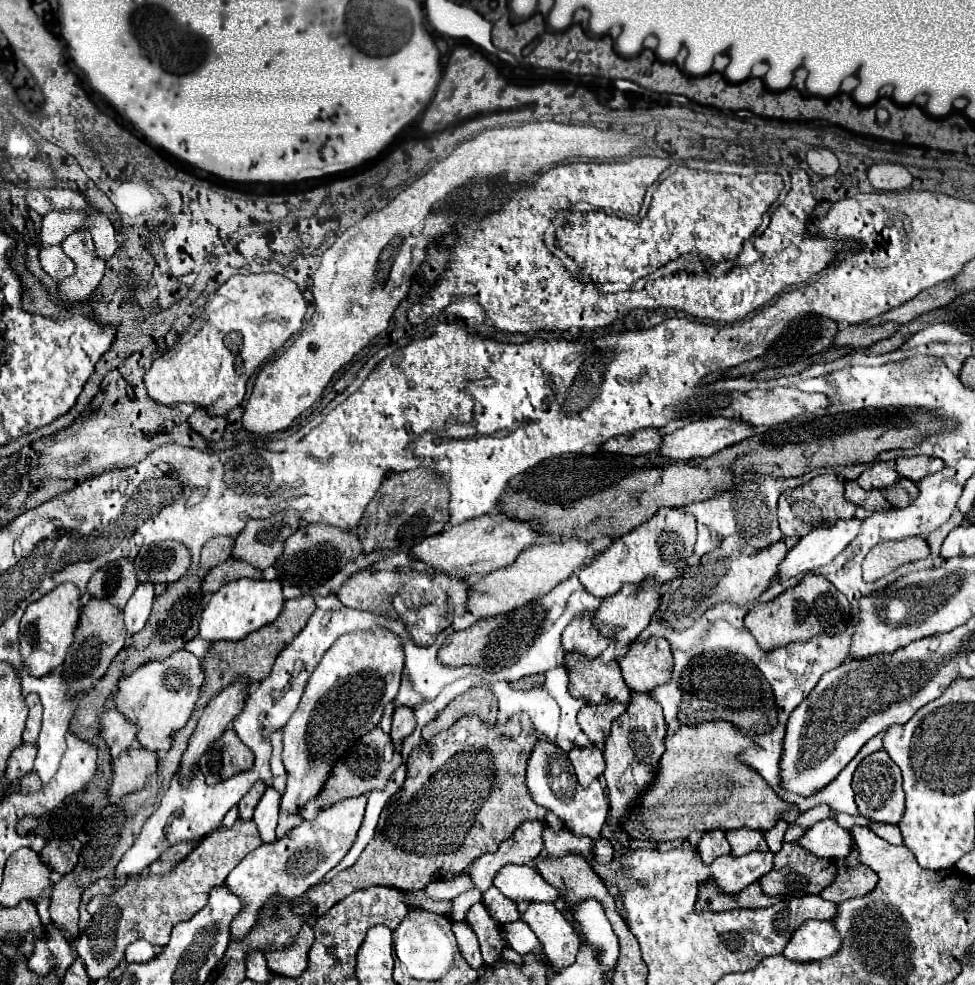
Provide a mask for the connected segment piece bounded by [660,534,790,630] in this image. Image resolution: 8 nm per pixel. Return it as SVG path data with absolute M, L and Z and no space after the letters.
M732 534L724 538L712 552L704 554L698 566L684 568L684 572L664 588L660 612L664 614L666 608L670 606L670 624L682 630L692 626L694 620L714 604L720 602L732 602L740 606L752 604L770 586L788 550L790 548L786 546L784 540L770 544L766 548L754 548L746 544L746 540L740 534Z

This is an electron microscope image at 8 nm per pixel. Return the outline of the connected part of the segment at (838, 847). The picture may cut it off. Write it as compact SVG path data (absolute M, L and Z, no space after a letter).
M826 818L816 822L800 840L804 848L808 848L812 854L820 858L844 858L850 854L852 838L850 834L836 826L834 818Z

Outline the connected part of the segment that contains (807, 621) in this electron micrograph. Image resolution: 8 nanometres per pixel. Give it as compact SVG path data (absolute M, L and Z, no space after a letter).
M808 574L800 580L798 586L784 590L772 602L754 606L746 618L746 630L758 640L762 650L772 650L796 640L808 640L824 630L846 630L850 618L850 602L842 592L838 592L824 576Z

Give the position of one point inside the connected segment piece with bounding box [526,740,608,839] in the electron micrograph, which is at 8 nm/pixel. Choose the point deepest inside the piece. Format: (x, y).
(552, 784)

